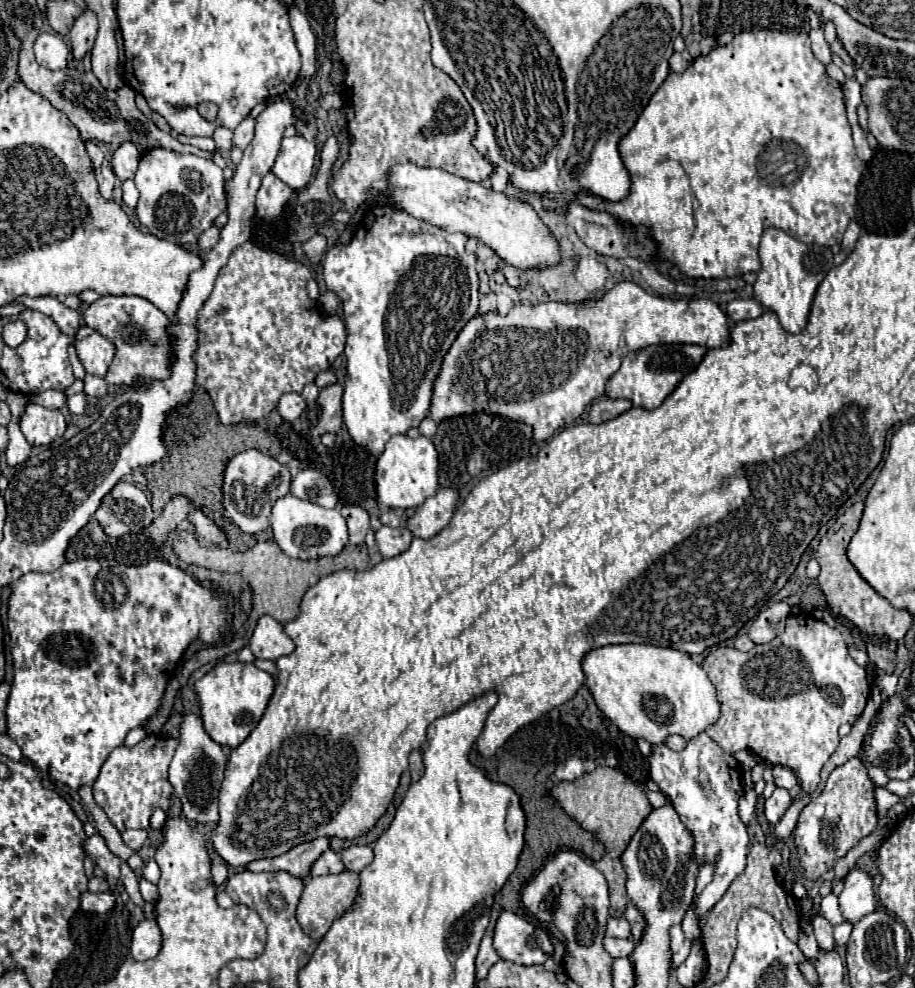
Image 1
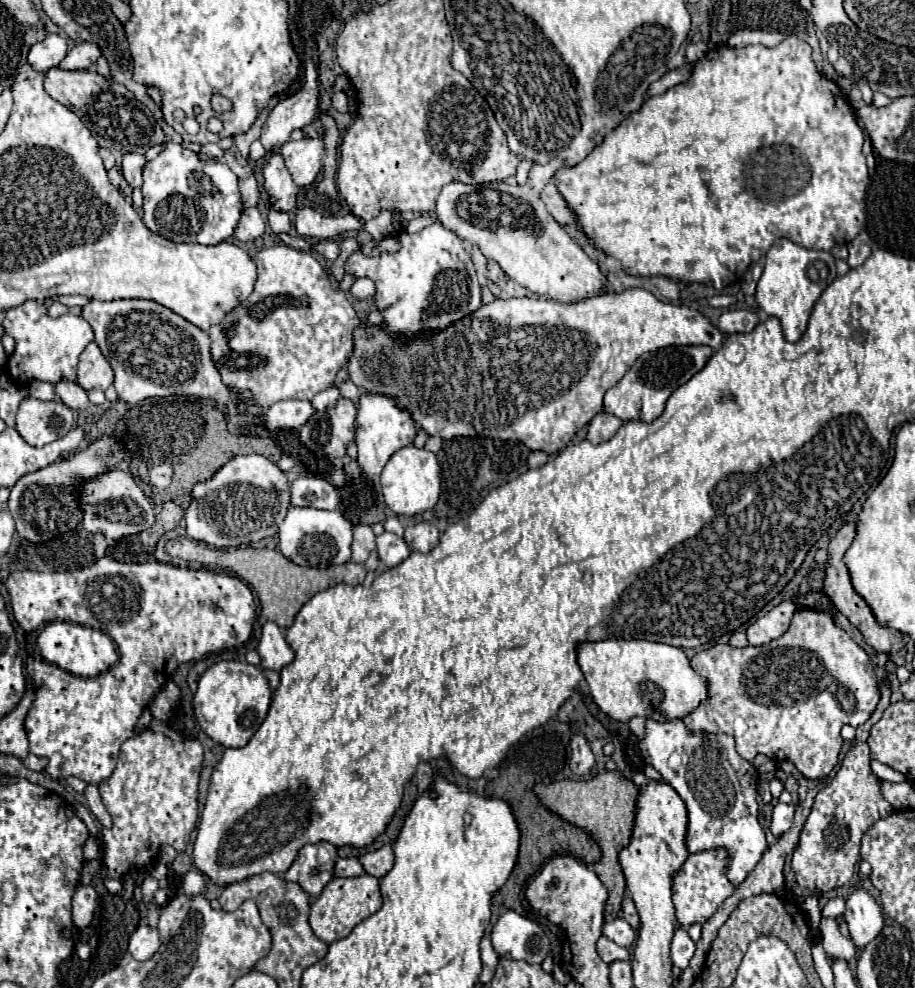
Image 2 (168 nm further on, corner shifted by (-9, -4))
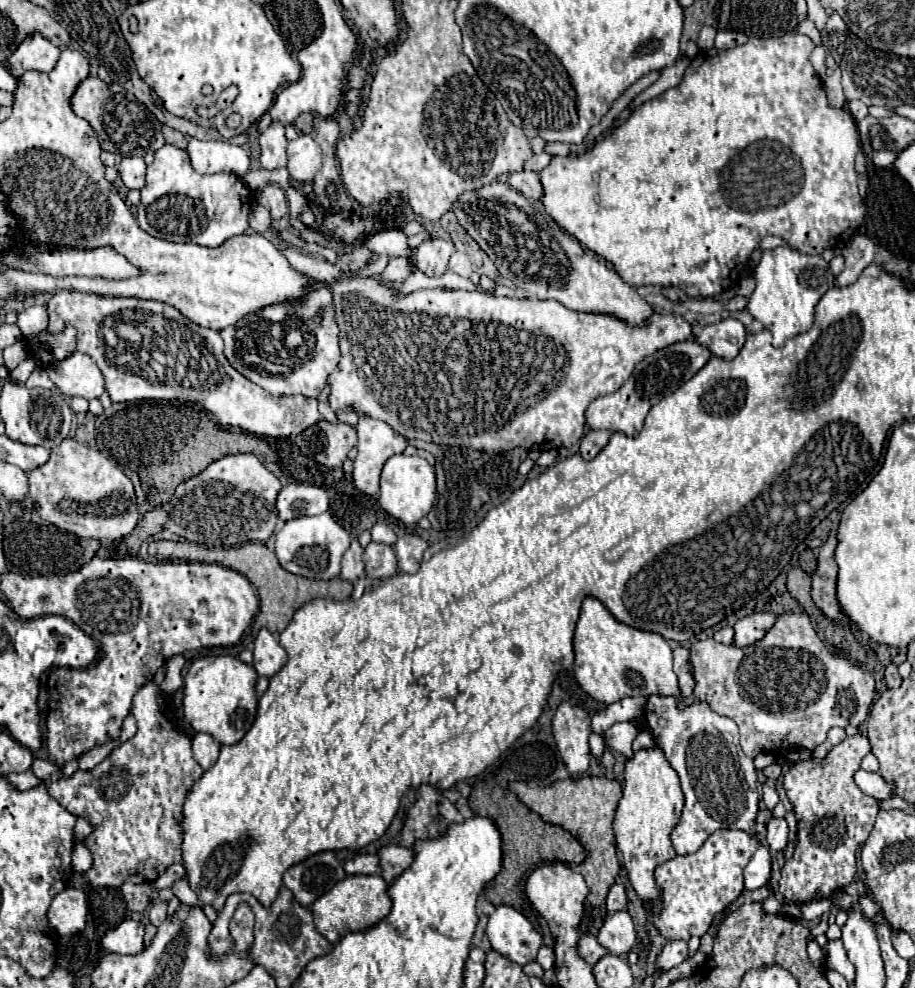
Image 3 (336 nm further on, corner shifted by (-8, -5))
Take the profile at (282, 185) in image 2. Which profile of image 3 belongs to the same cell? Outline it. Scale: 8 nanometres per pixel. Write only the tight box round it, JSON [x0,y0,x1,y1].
[259,122,287,170]

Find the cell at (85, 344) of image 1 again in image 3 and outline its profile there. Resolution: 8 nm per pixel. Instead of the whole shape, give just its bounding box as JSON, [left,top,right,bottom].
[45,352,105,400]

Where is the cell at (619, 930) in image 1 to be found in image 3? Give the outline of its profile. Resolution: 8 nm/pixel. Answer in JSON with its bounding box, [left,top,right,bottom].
[597,910,637,956]

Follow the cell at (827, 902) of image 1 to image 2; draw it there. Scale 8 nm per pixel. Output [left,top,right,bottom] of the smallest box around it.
[820,917,856,961]

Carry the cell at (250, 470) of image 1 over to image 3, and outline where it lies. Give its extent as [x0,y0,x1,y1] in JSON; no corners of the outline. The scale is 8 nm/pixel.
[163,454,281,548]

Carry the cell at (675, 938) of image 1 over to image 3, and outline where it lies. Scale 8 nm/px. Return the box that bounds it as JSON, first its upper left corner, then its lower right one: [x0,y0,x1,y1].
[657,940,689,972]

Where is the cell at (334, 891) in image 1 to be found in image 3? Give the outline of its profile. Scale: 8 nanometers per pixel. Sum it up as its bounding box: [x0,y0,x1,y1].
[311,874,391,942]

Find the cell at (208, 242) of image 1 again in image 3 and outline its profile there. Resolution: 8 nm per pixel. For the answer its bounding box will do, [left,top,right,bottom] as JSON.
[249,206,273,234]

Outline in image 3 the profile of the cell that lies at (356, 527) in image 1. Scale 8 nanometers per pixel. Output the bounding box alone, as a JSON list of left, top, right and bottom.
[341,540,365,584]

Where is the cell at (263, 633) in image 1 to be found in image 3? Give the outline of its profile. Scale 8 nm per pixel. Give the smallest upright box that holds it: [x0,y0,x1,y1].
[253,628,287,678]

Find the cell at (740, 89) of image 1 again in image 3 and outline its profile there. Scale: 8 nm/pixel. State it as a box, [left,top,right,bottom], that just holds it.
[539,32,865,298]

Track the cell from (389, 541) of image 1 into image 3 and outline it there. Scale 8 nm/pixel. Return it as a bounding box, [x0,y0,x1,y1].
[363,542,397,580]

